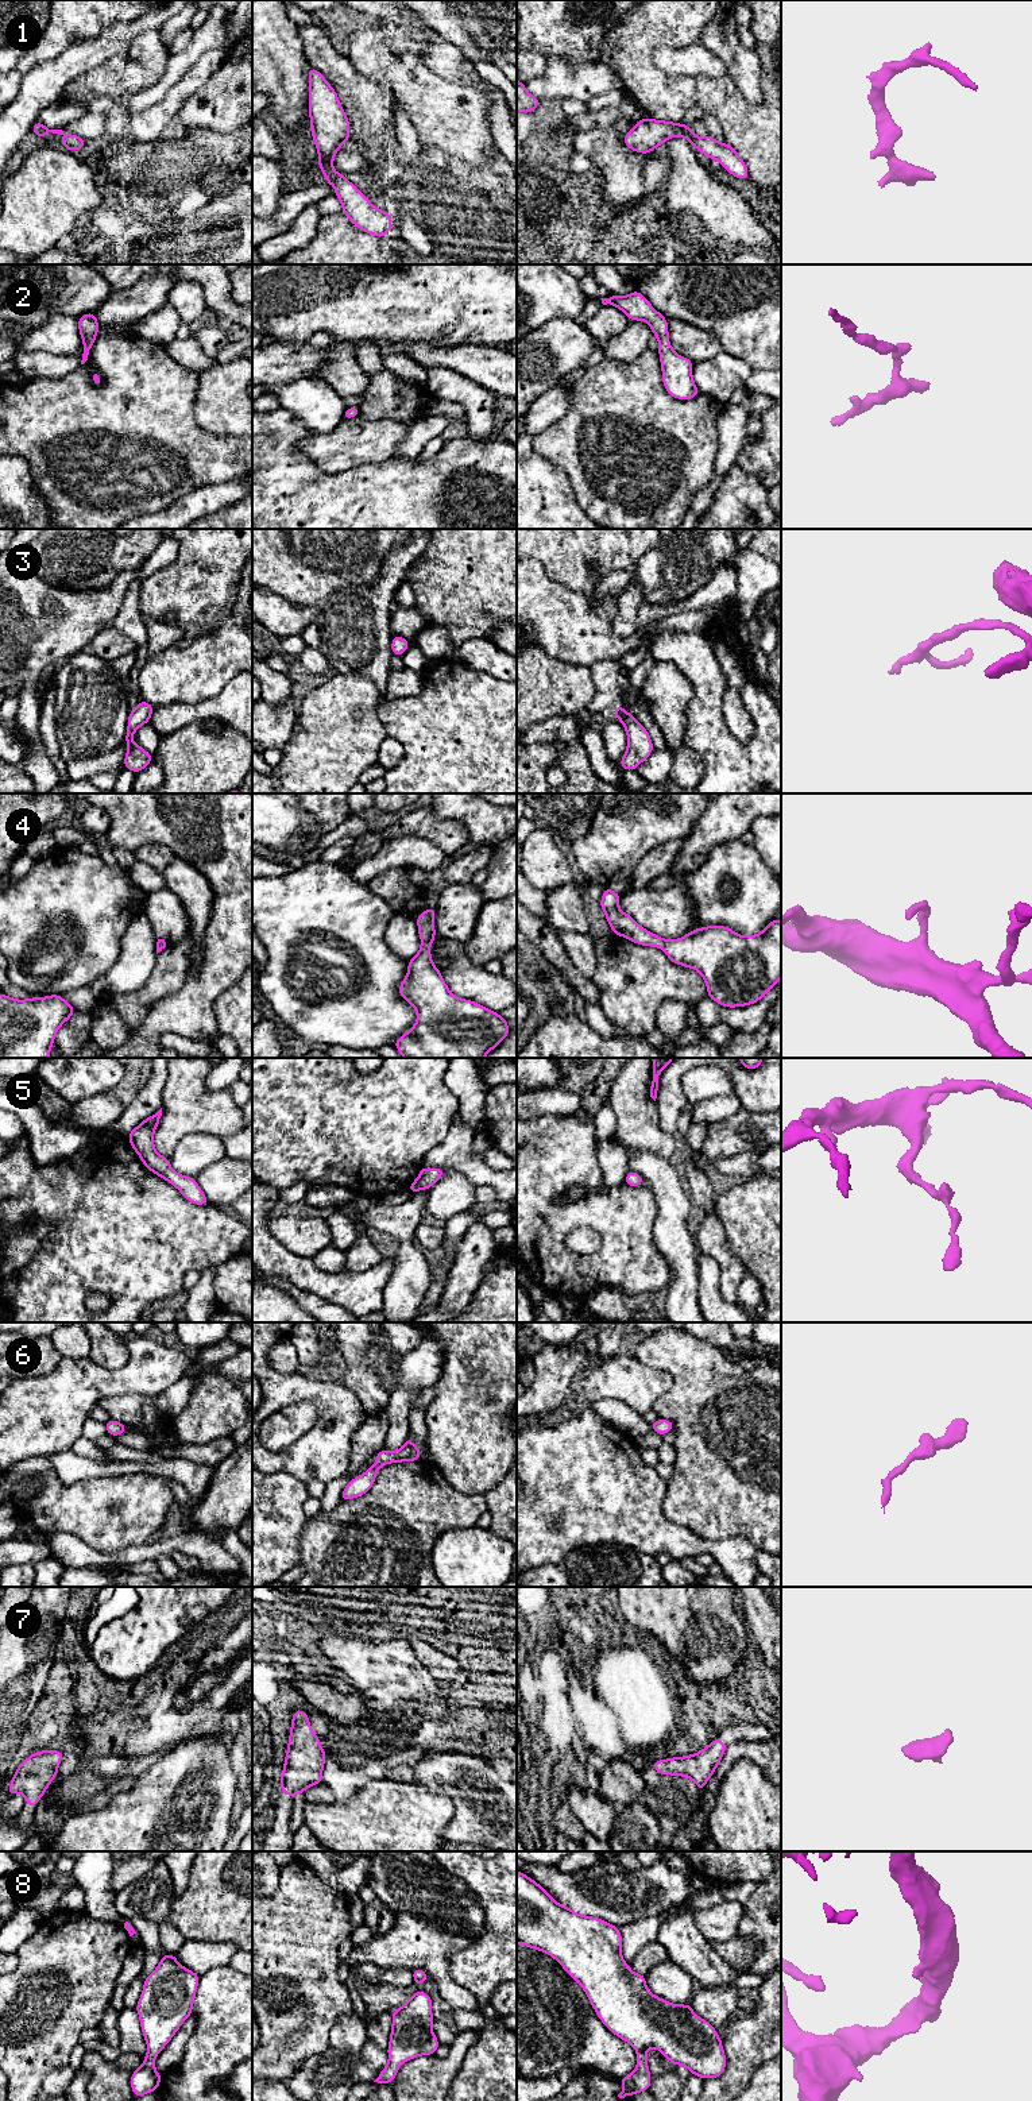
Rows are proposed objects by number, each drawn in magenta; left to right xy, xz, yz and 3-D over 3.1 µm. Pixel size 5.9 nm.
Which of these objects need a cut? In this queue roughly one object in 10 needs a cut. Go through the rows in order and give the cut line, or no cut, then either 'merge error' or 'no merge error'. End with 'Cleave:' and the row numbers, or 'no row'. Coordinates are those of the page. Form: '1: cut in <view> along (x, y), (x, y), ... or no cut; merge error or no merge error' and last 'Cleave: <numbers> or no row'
1: no cut; no merge error
2: no cut; no merge error
3: no cut; no merge error
4: no cut; no merge error
5: no cut; no merge error
6: no cut; no merge error
7: no cut; no merge error
8: no cut; no merge error
Cleave: no row

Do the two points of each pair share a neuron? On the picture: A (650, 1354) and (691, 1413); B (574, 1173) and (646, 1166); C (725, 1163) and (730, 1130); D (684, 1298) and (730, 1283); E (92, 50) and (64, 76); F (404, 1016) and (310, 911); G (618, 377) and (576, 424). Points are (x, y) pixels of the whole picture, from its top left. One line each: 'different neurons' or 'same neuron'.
A: same neuron
B: different neurons
C: different neurons
D: different neurons
E: same neuron
F: same neuron
G: same neuron

